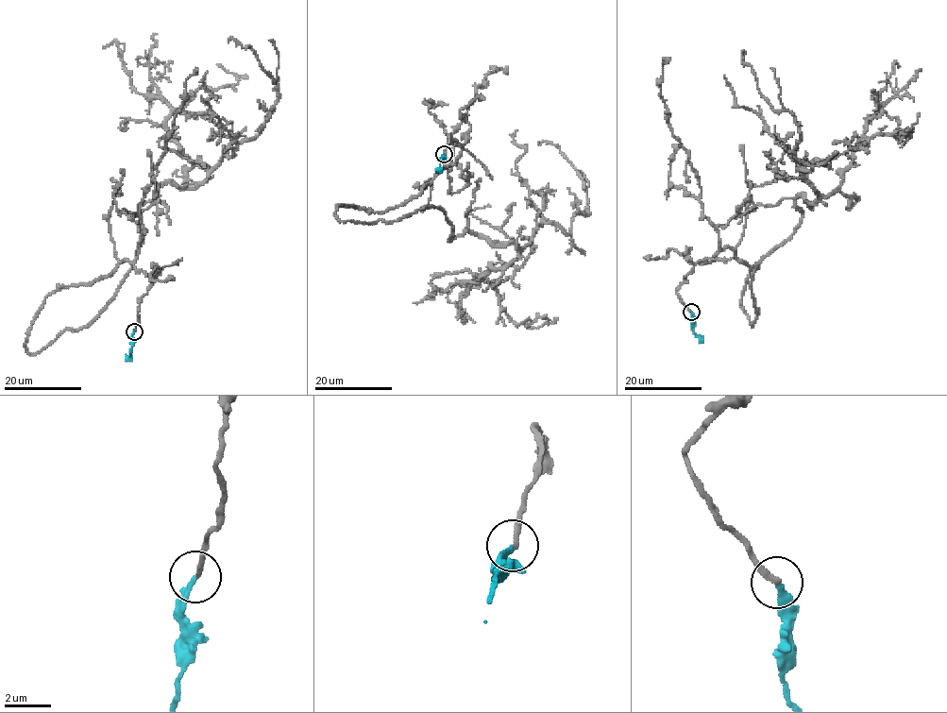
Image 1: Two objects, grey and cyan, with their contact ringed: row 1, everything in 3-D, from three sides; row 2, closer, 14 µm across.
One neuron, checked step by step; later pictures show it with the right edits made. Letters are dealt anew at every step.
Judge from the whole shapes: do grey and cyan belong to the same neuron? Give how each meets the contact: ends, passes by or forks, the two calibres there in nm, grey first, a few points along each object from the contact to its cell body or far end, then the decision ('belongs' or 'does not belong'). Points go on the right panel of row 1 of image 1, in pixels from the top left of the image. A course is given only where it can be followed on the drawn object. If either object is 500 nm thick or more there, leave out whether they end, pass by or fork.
grey ends; cyan ends; calibres 240 and 200 nm; course grey (692, 312), (676, 288), (731, 247), (756, 265), (752, 327), (754, 265), (818, 196), (742, 56); course cyan (692, 312), (693, 332), (700, 342); belongs

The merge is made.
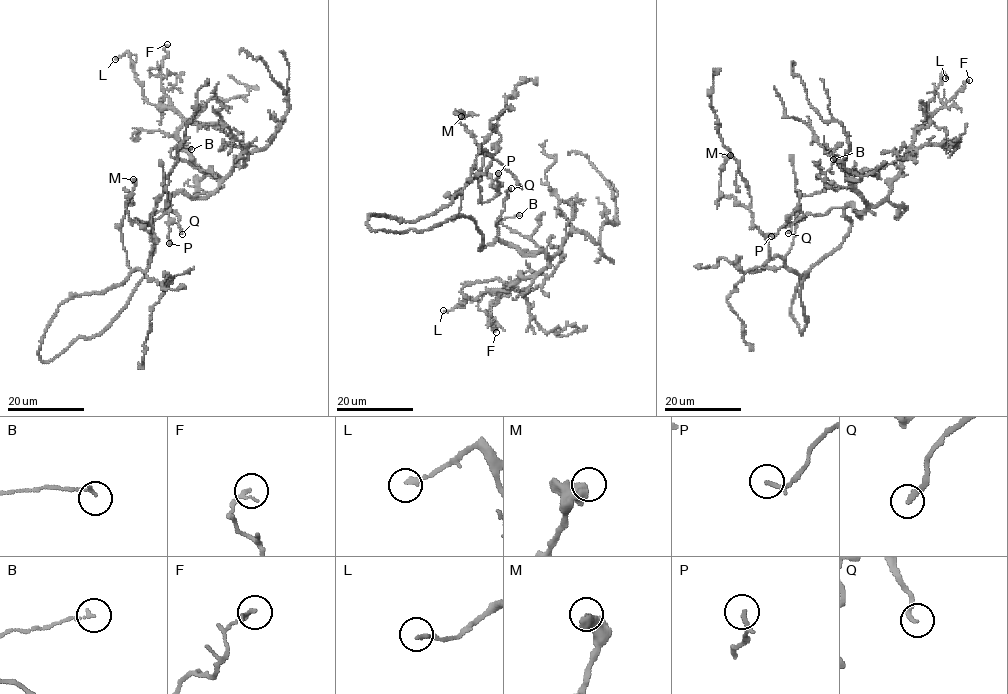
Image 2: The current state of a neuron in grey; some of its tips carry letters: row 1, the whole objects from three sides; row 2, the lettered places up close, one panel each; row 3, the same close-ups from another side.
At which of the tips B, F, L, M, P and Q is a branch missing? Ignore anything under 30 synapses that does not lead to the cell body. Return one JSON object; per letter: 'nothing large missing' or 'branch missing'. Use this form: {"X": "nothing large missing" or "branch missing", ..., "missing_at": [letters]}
{"B": "nothing large missing", "F": "nothing large missing", "L": "nothing large missing", "M": "nothing large missing", "P": "nothing large missing", "Q": "branch missing", "missing_at": ["Q"]}

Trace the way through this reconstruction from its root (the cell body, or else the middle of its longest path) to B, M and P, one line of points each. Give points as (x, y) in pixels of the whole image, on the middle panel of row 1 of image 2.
B: (428, 229), (462, 214), (473, 219), (481, 234), (479, 249), (498, 238), (550, 257), (498, 221), (519, 215)
M: (428, 229), (372, 231), (368, 218), (427, 217), (477, 177), (485, 154), (455, 112), (461, 116)
P: (428, 229), (372, 231), (368, 218), (433, 215), (480, 169), (478, 202), (487, 202), (498, 192), (498, 173)

